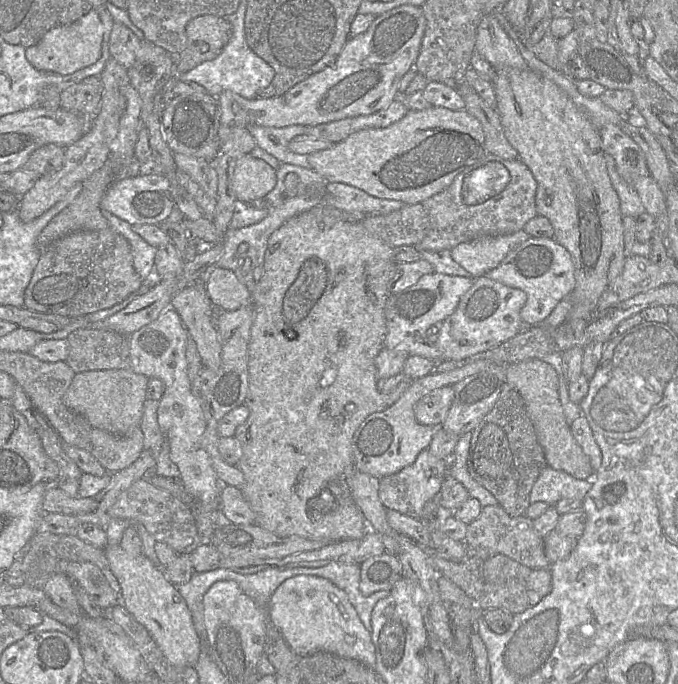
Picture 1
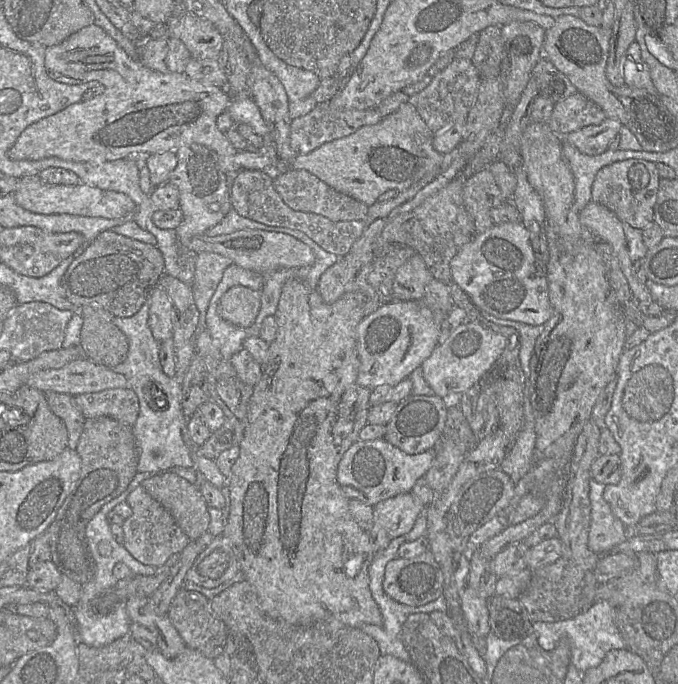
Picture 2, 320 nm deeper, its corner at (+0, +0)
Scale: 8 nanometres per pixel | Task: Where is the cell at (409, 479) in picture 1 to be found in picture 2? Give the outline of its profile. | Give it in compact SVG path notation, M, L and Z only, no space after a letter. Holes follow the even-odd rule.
M412 492L377 503L373 508L373 525L368 532L375 555L385 550L393 539L406 536L418 516L425 513L425 507Z

